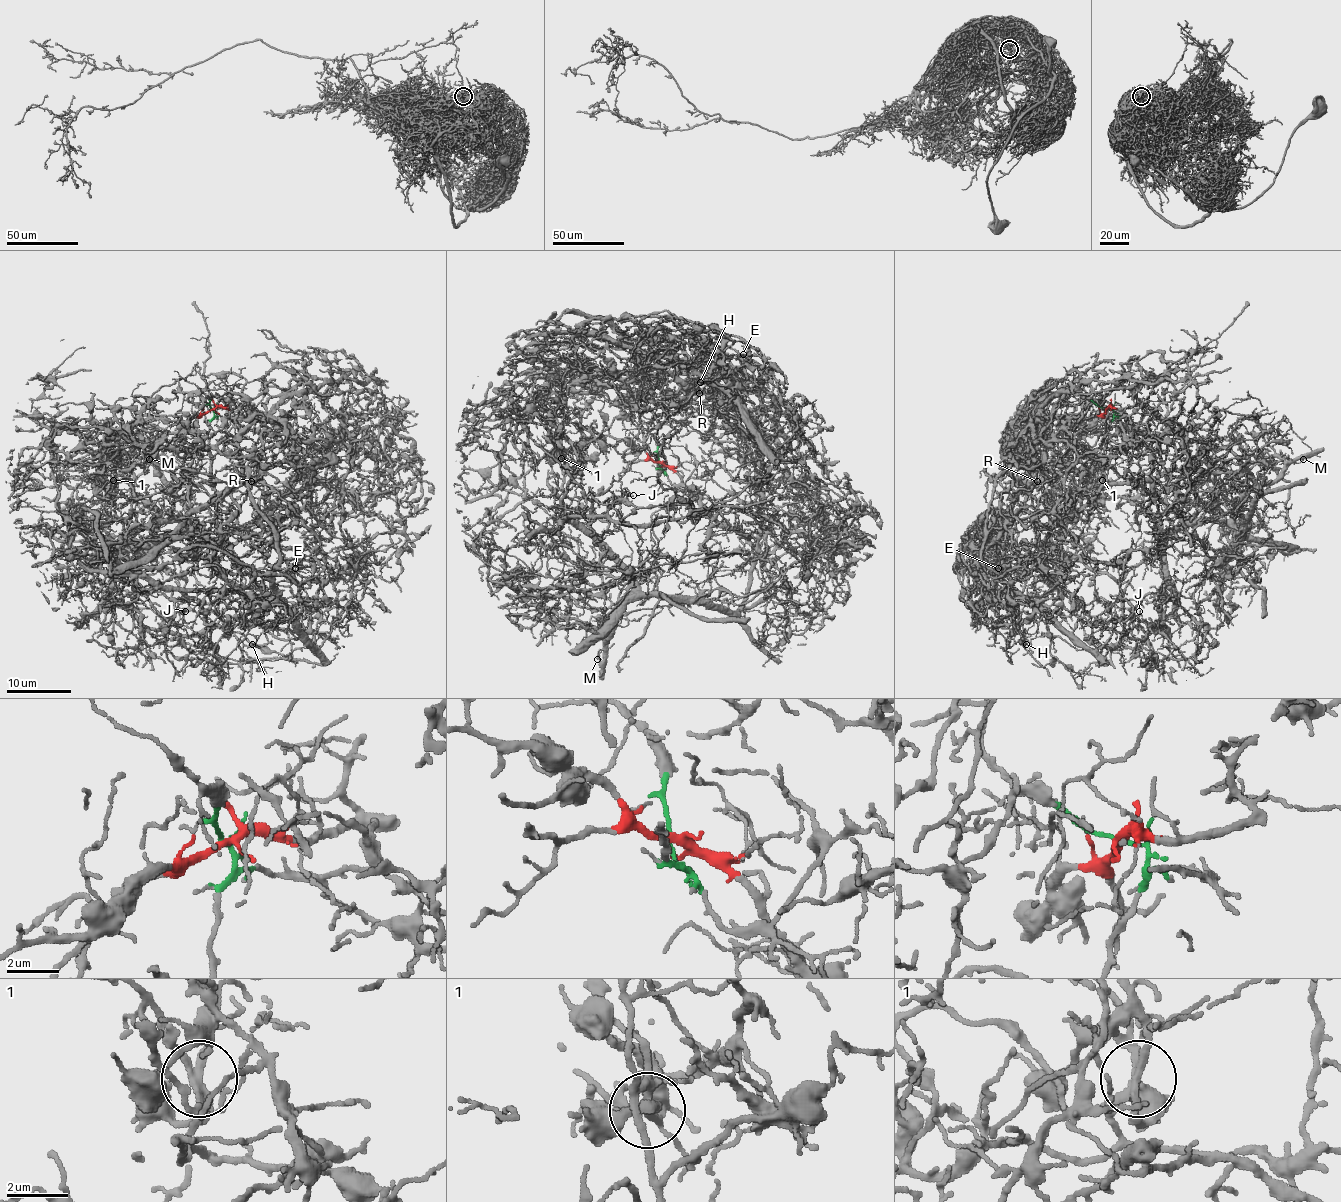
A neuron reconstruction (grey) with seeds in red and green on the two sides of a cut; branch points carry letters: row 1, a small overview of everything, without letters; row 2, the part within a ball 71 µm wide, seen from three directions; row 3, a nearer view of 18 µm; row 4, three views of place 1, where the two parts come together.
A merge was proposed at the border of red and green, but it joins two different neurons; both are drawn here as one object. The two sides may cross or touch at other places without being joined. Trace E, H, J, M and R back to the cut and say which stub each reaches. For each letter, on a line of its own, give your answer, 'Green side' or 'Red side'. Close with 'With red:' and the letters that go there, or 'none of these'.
E: Green side
H: Green side
J: Red side
M: Red side
R: Green side
With red: J, M

